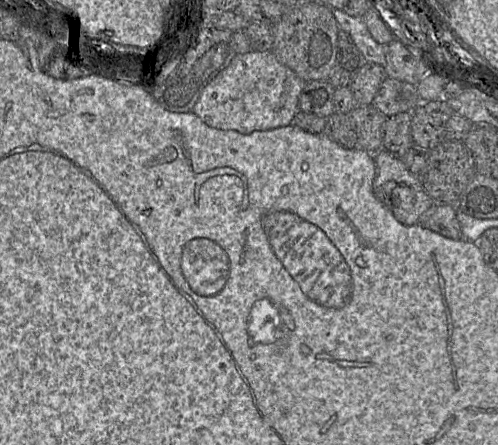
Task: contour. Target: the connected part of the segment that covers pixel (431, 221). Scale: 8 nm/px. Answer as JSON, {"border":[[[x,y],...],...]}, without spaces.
{"border":[[[436,203],[423,216],[420,224],[447,238],[464,239],[453,204]]]}

